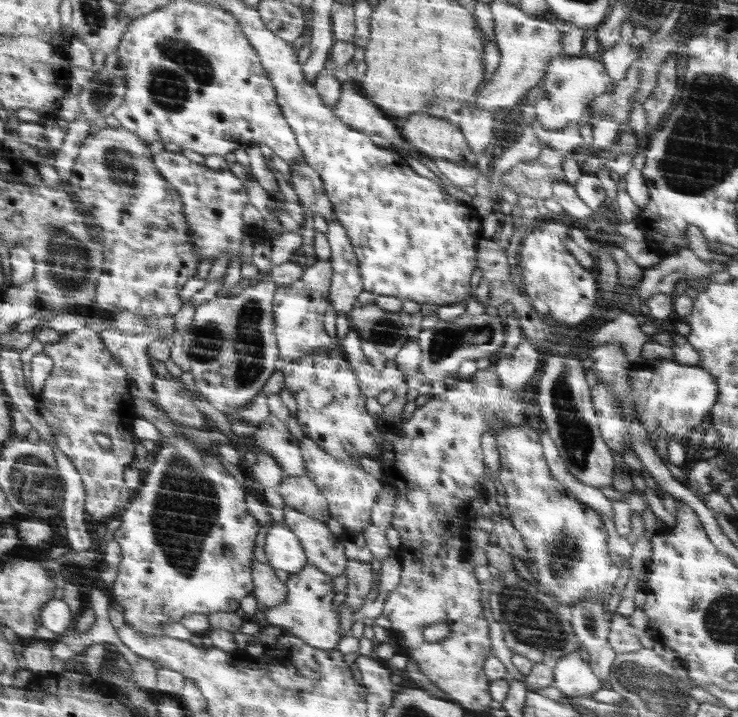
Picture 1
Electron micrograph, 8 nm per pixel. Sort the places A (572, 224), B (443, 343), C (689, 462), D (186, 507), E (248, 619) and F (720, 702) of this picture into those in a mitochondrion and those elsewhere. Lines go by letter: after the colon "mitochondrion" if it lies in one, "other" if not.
A: other
B: mitochondrion
C: other
D: mitochondrion
E: other
F: other

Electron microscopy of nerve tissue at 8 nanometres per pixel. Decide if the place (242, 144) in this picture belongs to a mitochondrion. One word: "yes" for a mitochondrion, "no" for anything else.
no

